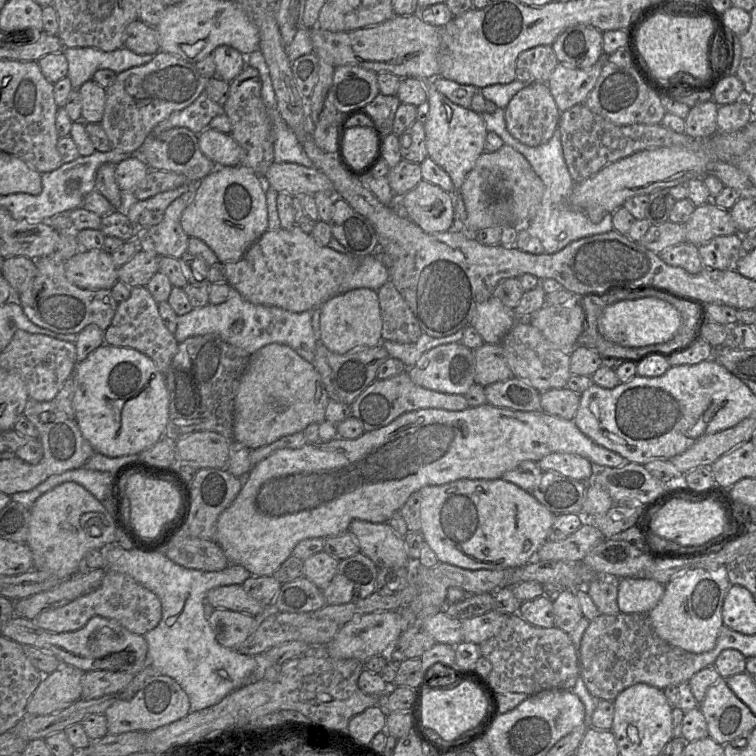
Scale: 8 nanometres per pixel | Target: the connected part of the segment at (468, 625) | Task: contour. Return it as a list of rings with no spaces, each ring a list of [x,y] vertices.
[[[491,610],[483,615],[471,617],[461,620],[463,629],[463,641],[480,645],[484,641],[496,636],[506,621],[506,616],[510,614],[502,614],[495,610]]]

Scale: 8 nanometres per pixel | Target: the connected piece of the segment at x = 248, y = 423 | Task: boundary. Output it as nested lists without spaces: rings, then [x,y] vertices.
[[[268,344],[250,356],[241,377],[234,403],[233,440],[251,450],[269,445],[283,436],[303,431],[309,424],[323,422],[329,401],[321,376],[310,362],[285,344]]]

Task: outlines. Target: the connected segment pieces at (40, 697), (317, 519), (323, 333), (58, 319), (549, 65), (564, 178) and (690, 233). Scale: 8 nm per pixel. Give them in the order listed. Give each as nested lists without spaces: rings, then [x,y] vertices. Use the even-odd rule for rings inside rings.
[[[62,665],[44,675],[26,706],[27,715],[48,715],[72,705],[81,698],[84,672],[74,666]]]
[[[486,403],[478,407],[469,406],[463,411],[421,409],[407,412],[384,427],[365,431],[356,439],[336,437],[327,442],[306,443],[298,449],[279,449],[252,466],[243,478],[239,494],[217,520],[215,542],[230,564],[244,566],[252,576],[271,576],[304,539],[343,534],[355,519],[387,522],[413,493],[426,486],[439,486],[461,479],[499,479],[524,461],[538,462],[552,453],[576,454],[588,459],[595,467],[616,468],[627,462],[620,454],[583,434],[573,420],[543,411],[522,412]]]
[[[359,288],[336,295],[321,305],[319,341],[337,354],[373,347],[382,340],[382,319],[377,291]]]
[[[54,256],[32,260],[37,268],[37,274],[27,289],[15,296],[31,322],[59,334],[79,334],[90,324],[96,324],[102,331],[106,331],[118,306],[111,289],[88,290],[75,286],[65,276],[65,261],[58,261]]]
[[[540,45],[519,54],[516,67],[531,73],[532,80],[546,83],[559,61],[551,45]]]
[[[497,108],[493,113],[479,113],[486,125],[488,132],[495,132],[504,142],[521,153],[531,164],[535,173],[540,177],[545,186],[541,202],[532,219],[524,226],[528,233],[540,240],[544,253],[554,254],[565,248],[573,241],[588,236],[603,234],[613,230],[612,213],[607,213],[599,223],[593,223],[584,210],[576,209],[568,204],[568,197],[574,185],[574,181],[568,171],[561,144],[559,122],[553,136],[542,145],[531,147],[515,139],[506,128],[505,109]]]
[[[712,200],[696,207],[686,222],[686,242],[697,247],[717,236],[736,233],[730,211],[716,206]]]

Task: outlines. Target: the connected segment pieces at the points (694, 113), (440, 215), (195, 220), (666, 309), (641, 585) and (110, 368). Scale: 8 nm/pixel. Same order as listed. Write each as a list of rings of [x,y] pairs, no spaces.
[[[714,100],[692,107],[685,119],[685,133],[693,138],[709,138],[717,133],[718,107]]]
[[[422,180],[401,197],[403,214],[427,233],[452,229],[454,200],[438,185]]]
[[[216,167],[195,186],[192,202],[181,215],[181,227],[190,238],[202,240],[217,256],[218,262],[226,264],[239,261],[268,228],[266,195],[267,185],[253,170],[244,167]]]
[[[654,297],[623,300],[608,305],[598,319],[598,331],[608,341],[625,347],[643,347],[671,340],[682,326],[680,312]]]
[[[621,578],[617,588],[621,613],[649,613],[665,592],[664,584],[645,578]]]
[[[103,344],[92,351],[83,361],[76,364],[72,378],[75,382],[75,393],[73,397],[74,419],[76,420],[83,437],[89,442],[95,453],[111,458],[140,454],[156,444],[165,435],[169,419],[169,397],[166,387],[166,377],[145,354],[128,347],[116,347]]]

